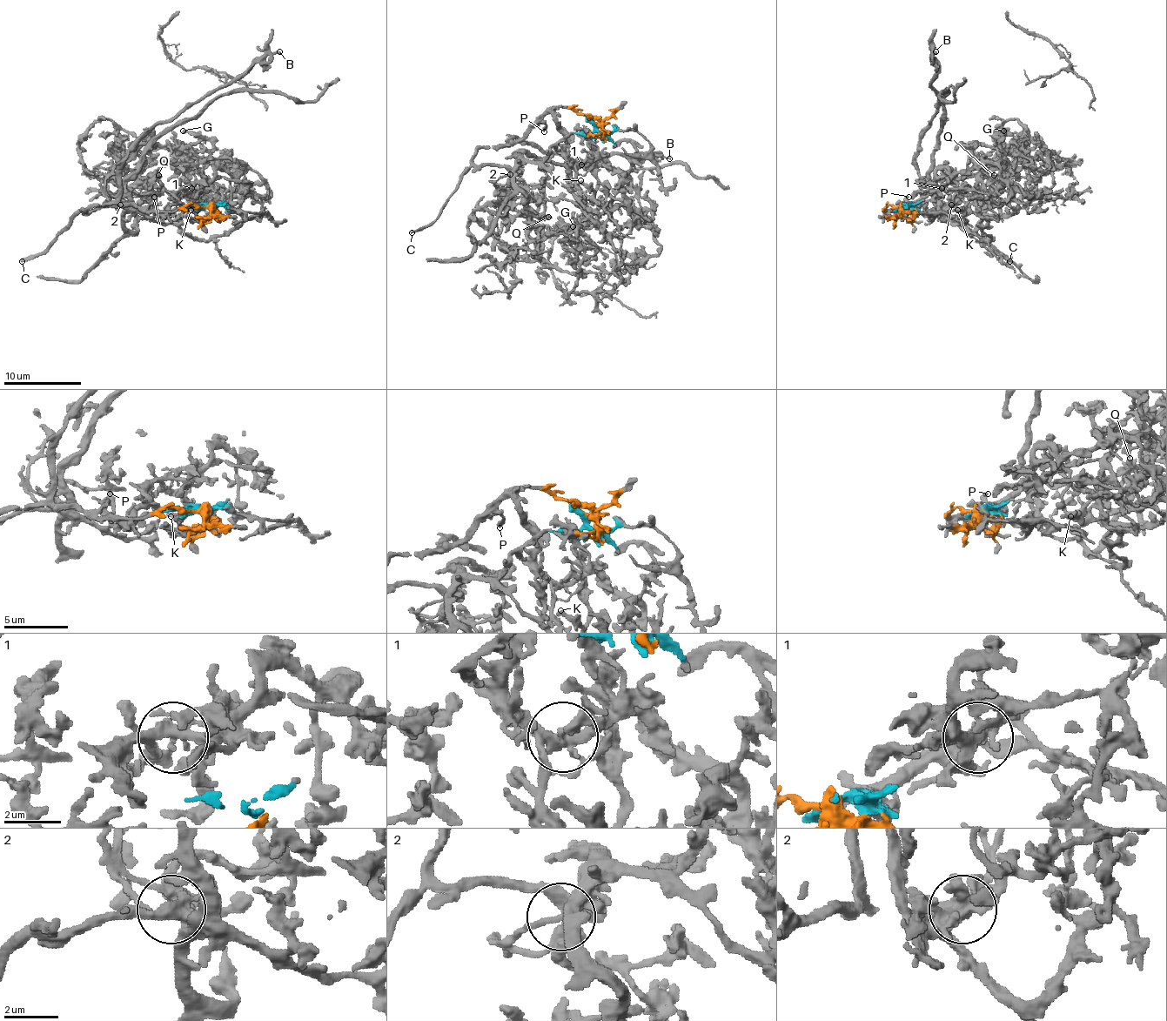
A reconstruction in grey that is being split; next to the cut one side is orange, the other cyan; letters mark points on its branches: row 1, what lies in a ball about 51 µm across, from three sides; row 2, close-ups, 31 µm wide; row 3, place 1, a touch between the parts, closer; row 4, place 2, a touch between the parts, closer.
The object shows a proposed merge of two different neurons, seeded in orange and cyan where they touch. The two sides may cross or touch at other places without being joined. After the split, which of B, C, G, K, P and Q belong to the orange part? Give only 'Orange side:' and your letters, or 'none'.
Orange side: B, C, G, K, P, Q

